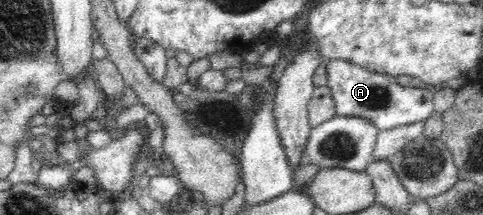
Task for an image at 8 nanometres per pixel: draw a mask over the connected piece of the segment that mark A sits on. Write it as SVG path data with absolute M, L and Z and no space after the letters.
M345 60L324 61L327 70L327 87L335 102L335 116L361 115L380 130L398 128L426 120L433 112L432 87L404 87L389 74L378 74Z

